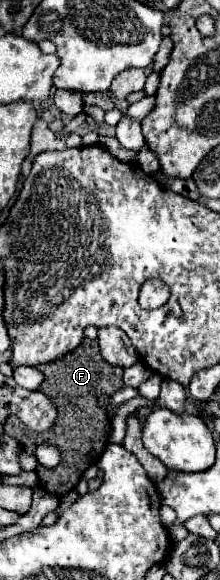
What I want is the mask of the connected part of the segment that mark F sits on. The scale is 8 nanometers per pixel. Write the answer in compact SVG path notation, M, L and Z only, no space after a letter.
M85 338L73 352L65 354L63 358L57 358L49 364L39 364L37 368L45 376L45 380L41 382L37 390L49 396L49 400L53 400L53 406L57 408L57 420L55 420L53 430L37 434L37 440L41 442L45 438L51 444L55 444L61 450L63 460L57 468L39 466L35 472L39 476L43 490L61 498L77 486L83 472L101 458L107 446L111 420L107 412L99 406L97 398L111 396L123 386L123 378L121 378L123 368L105 362L103 356L99 354L97 340L89 340L89 338Z

